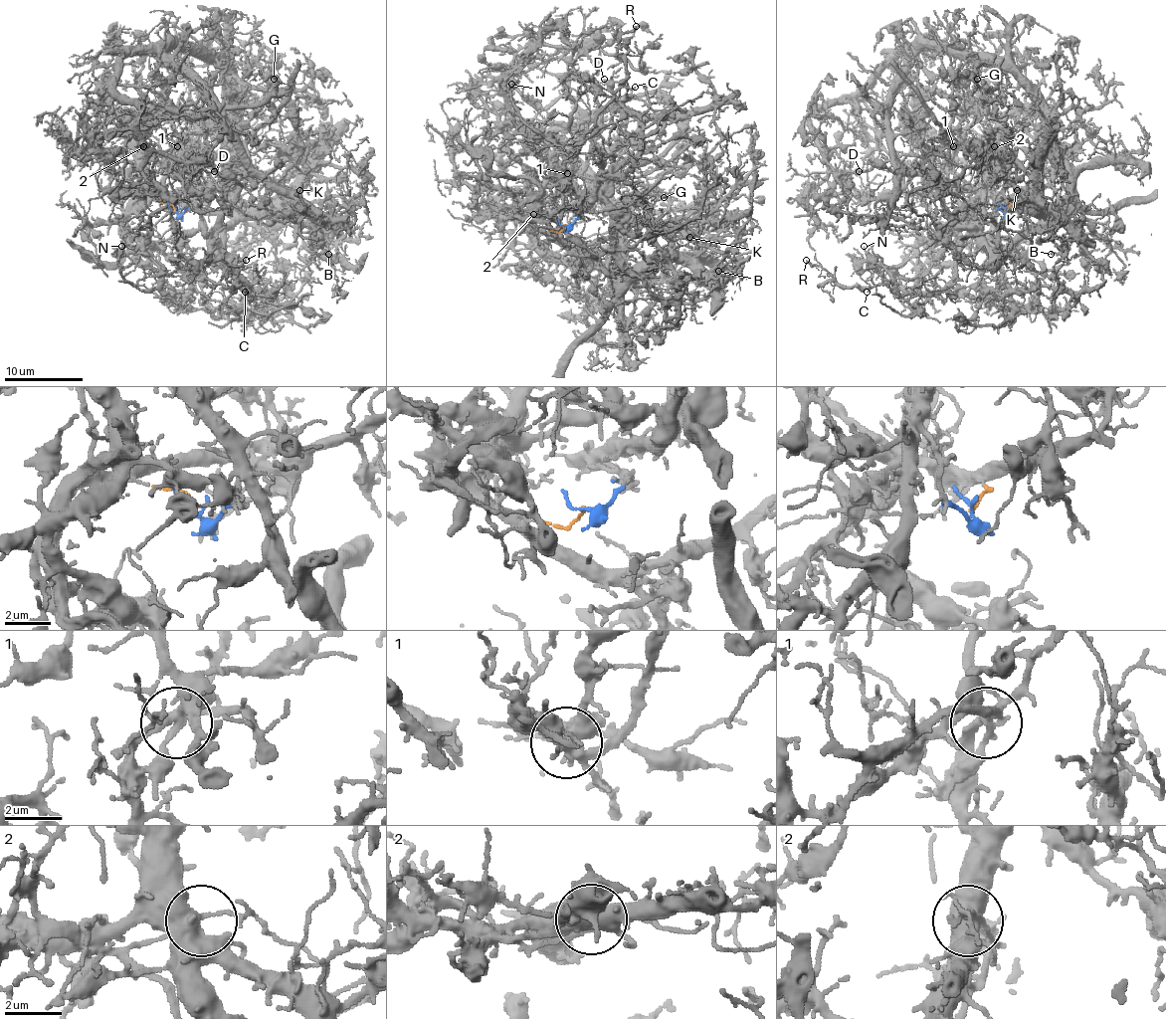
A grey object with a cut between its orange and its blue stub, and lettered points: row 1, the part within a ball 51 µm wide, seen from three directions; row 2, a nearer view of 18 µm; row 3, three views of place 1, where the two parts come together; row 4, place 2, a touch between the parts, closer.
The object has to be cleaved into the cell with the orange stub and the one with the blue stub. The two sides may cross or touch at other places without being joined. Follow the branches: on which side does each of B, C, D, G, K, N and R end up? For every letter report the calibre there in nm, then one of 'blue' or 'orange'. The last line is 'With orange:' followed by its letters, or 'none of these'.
B: 140 nm | blue
C: 120 nm | orange
D: 90 nm | orange
G: 150 nm | blue
K: 200 nm | blue
N: 110 nm | blue
R: 190 nm | orange
With orange: C, D, R

